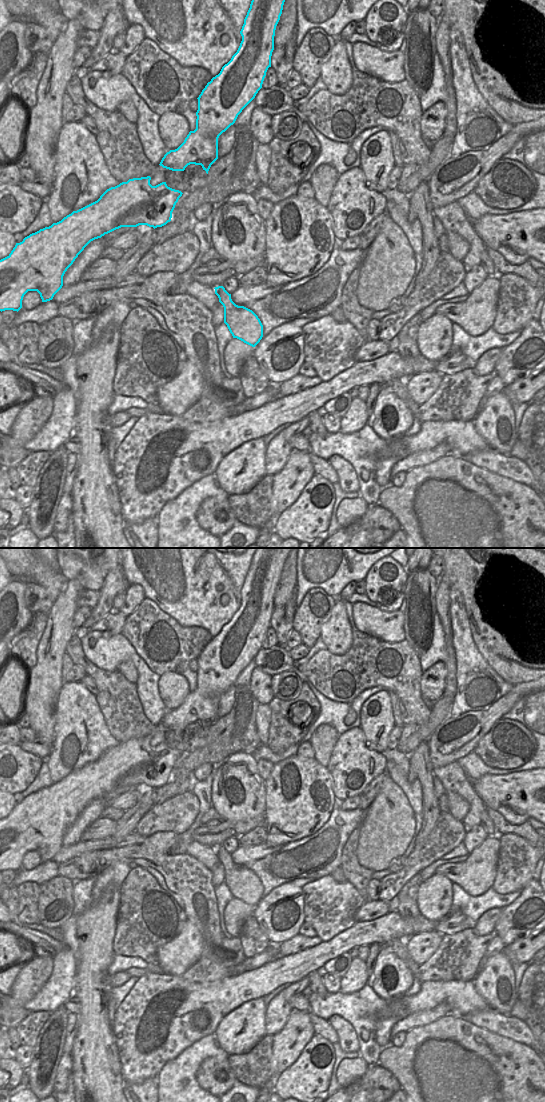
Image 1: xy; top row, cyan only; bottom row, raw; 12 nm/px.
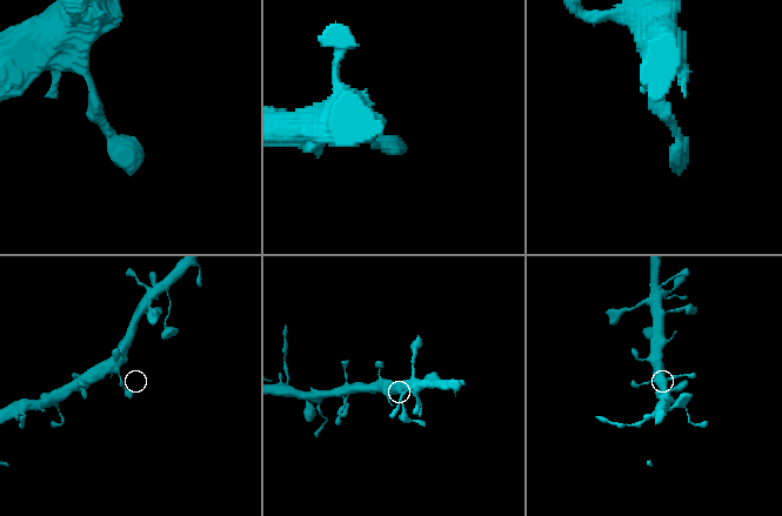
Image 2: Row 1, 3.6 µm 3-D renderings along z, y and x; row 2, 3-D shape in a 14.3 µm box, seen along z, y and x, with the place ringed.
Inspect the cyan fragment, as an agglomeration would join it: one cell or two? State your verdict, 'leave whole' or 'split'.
leave whole

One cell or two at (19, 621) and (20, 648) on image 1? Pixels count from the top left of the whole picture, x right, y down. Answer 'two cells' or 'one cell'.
two cells

